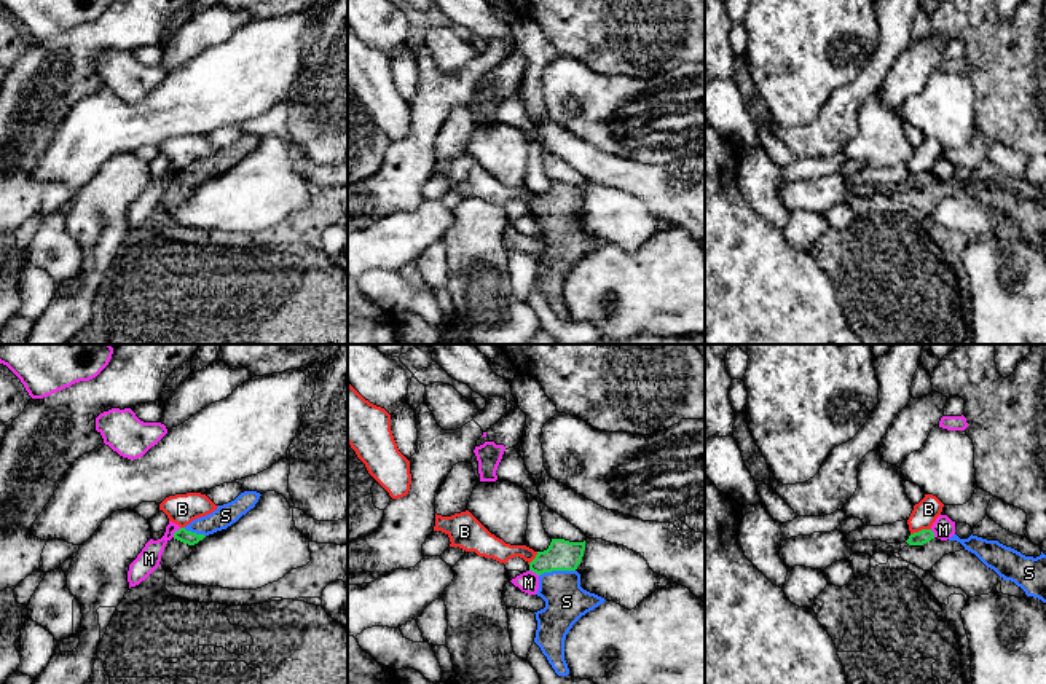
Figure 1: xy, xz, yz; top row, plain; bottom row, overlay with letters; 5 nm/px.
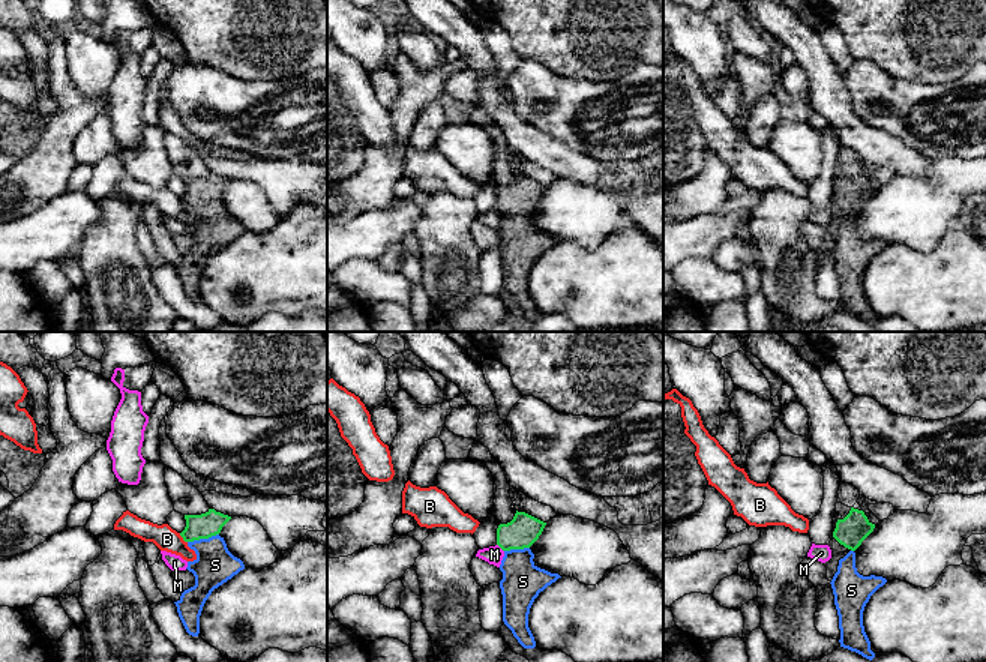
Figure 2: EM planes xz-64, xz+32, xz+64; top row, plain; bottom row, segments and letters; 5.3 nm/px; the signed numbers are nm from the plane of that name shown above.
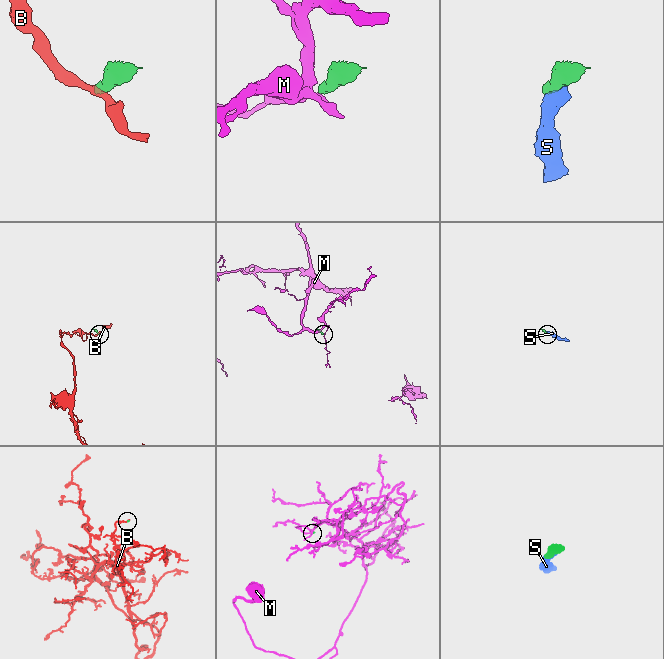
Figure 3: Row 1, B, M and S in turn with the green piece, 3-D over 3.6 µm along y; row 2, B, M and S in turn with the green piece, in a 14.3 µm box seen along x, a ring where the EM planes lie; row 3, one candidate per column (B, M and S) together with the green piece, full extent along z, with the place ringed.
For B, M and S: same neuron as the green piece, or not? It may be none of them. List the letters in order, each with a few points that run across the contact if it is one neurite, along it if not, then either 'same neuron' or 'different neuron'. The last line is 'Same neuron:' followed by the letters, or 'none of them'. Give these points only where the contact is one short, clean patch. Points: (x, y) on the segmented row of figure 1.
B: line yz (930, 528), (922, 528), (911, 534); different neuron
M: line xy (180, 528), (173, 536); different neuron
S: line xz (562, 555), (557, 570), (558, 585), (566, 601); same neuron
Same neuron: S

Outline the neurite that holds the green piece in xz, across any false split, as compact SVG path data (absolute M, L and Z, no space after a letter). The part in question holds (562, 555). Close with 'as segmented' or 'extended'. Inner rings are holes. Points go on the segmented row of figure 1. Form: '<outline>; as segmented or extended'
M552 539L549 548L537 552L529 563L529 571L539 576L536 595L545 601L545 607L534 612L537 620L534 643L558 676L569 674L564 660L566 635L582 615L606 601L580 587L580 574L576 569L584 550L585 541Z; extended

